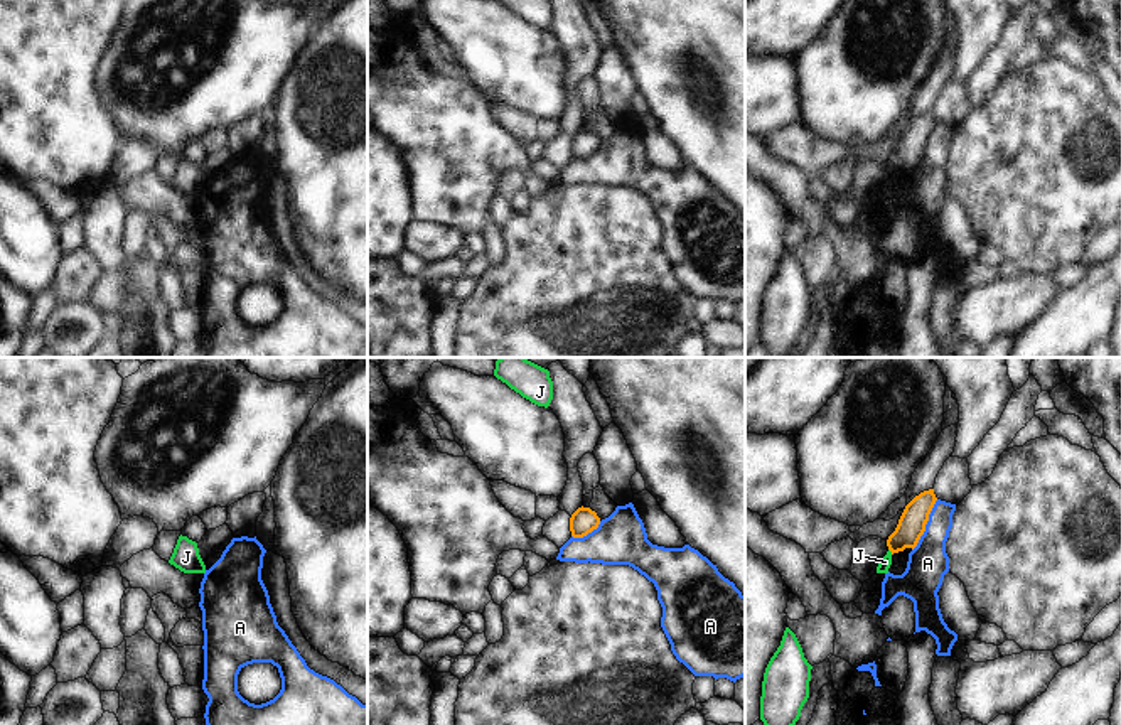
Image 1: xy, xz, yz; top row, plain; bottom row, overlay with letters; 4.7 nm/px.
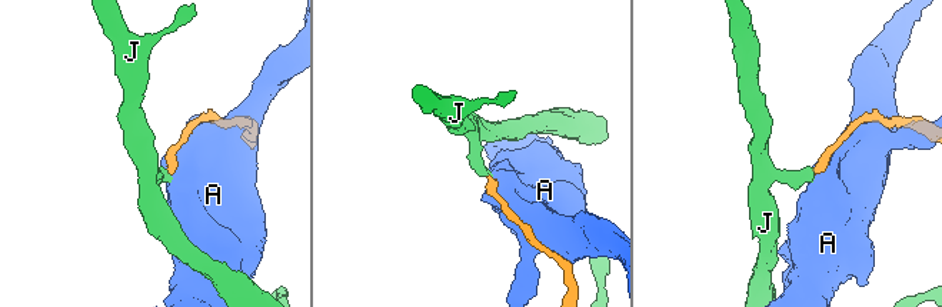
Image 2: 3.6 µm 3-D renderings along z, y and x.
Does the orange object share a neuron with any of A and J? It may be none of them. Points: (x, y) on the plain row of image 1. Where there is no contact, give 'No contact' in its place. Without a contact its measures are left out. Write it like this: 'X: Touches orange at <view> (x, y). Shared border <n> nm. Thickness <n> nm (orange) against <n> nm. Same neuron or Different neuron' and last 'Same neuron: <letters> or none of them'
A: Touches orange at yz (926, 145). Shared border 280 nm. Thickness 130 nm (orange) against 190 nm. Different neuron
J: Touches orange at yz (890, 172). Shared border 40 nm. Thickness 130 nm (orange) against 60 nm. Different neuron
Same neuron: none of them.

